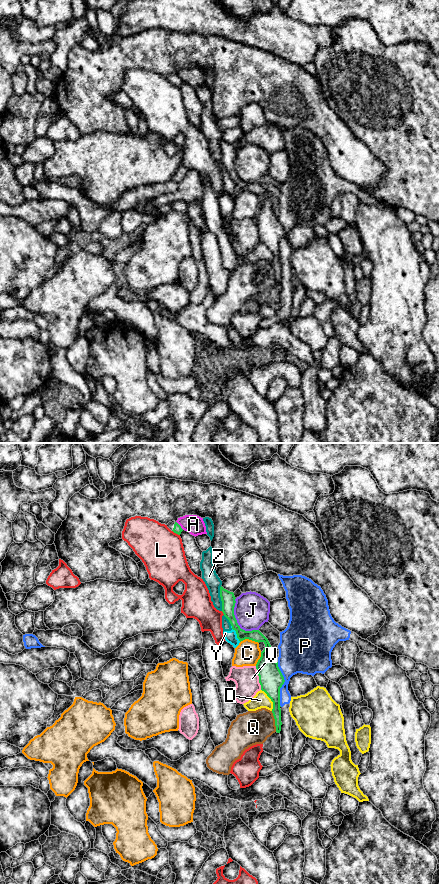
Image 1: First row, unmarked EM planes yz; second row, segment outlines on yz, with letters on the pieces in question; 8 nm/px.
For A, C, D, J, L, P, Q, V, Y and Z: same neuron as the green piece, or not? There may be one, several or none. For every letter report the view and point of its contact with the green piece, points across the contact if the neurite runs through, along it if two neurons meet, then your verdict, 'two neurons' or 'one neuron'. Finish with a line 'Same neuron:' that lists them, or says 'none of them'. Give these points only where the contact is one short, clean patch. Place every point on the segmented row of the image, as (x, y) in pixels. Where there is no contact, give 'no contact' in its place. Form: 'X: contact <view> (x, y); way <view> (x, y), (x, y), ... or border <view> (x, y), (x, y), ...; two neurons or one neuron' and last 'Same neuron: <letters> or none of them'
A: contact yz (179, 525); two neurons
C: contact yz (249, 639); two neurons
D: contact yz (271, 700); border yz (261, 689), (272, 702), (272, 710); two neurons
J: contact yz (236, 622); border yz (235, 598), (234, 617), (237, 624), (245, 630), (258, 630); two neurons
L: contact yz (176, 533); two neurons
P: contact yz (283, 683); border yz (277, 662), (284, 680), (280, 688), (281, 706); two neurons
Q: contact yz (275, 721); border yz (271, 711), (276, 731); two neurons
V: contact yz (259, 678); two neurons
Y: contact yz (236, 633); border yz (231, 625), (236, 637), (240, 641); two neurons
Z: contact yz (221, 598); two neurons
Same neuron: none of them

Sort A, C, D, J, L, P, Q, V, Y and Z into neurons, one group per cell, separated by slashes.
A / C / D / J / L / P / Q / V / Y Z

